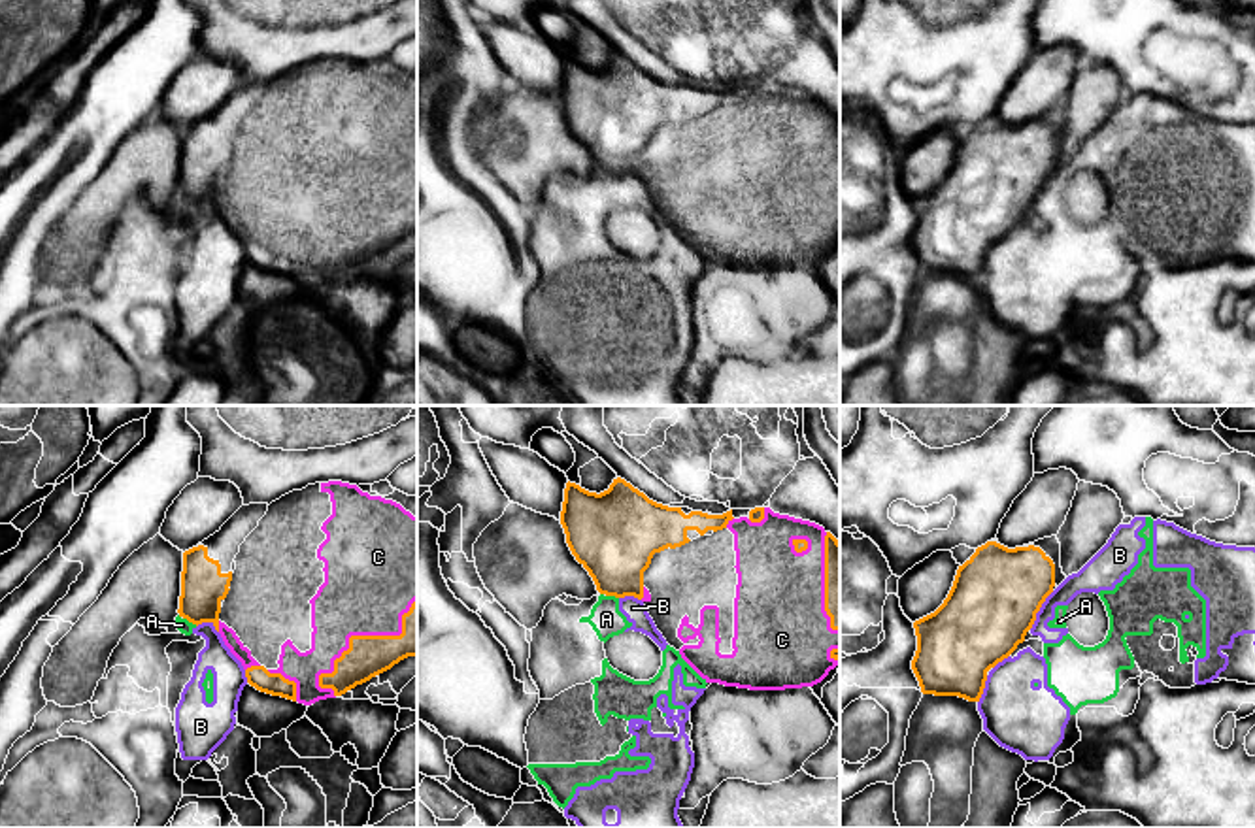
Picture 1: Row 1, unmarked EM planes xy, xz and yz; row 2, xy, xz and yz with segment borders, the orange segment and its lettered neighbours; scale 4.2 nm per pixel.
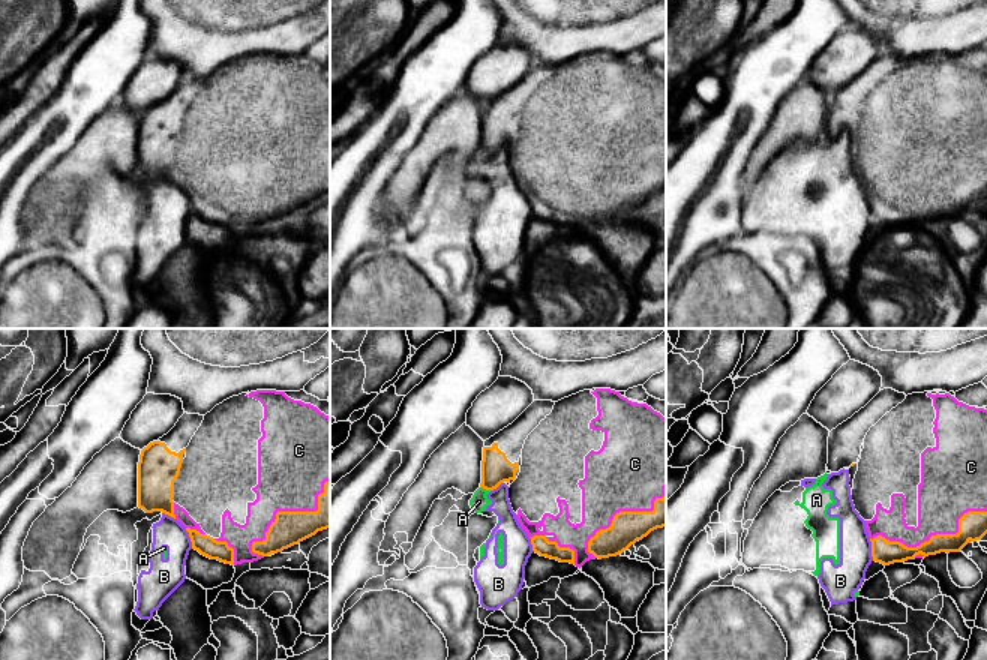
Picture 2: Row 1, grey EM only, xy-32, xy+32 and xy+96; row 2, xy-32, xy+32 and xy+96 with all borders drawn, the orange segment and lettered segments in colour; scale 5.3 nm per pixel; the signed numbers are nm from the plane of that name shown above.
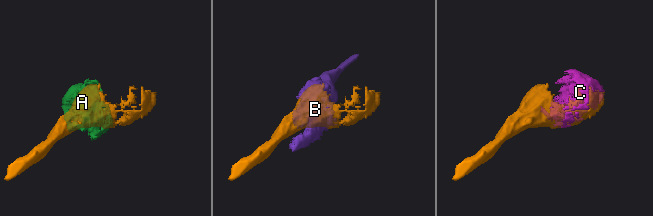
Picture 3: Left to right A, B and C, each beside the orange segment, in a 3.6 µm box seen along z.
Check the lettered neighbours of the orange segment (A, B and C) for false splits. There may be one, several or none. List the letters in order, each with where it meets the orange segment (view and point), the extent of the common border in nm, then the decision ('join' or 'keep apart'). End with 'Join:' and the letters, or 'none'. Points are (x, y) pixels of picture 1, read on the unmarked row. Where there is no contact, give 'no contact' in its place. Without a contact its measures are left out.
A: xy (191, 198) | 70 nm | keep apart
B: yz (1038, 187) | 200 nm | keep apart
C: xy (365, 214) | 550 nm | join
Join: C

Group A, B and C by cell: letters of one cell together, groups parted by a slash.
A B / C

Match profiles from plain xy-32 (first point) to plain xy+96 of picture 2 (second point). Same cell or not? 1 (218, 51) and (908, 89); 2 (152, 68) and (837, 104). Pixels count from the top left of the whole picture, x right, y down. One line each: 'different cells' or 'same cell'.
1: different cells
2: different cells

